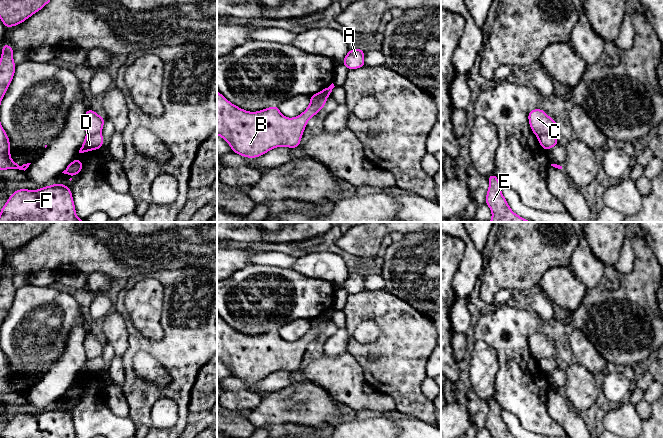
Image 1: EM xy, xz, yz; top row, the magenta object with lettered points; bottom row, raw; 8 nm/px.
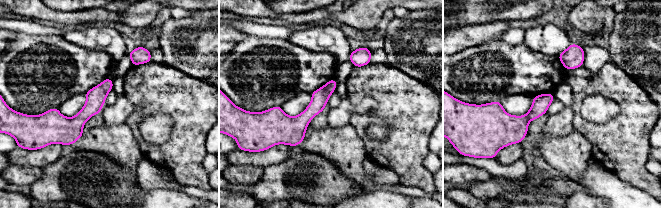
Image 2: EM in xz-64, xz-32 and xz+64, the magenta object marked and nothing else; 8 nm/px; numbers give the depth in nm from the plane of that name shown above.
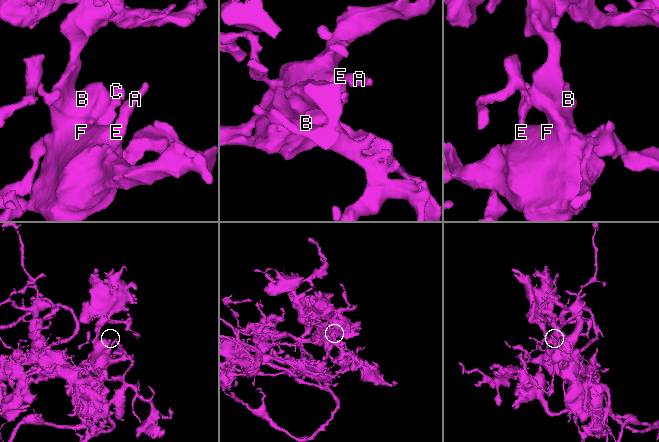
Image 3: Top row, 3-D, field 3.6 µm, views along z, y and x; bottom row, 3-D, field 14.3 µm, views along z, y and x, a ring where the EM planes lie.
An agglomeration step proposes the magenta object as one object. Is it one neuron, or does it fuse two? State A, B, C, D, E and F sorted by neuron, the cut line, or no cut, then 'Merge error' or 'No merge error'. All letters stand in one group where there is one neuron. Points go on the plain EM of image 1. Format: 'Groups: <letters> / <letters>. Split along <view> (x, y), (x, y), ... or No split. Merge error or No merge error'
Groups: A B C E F / D. Split along xz (326, 321), (322, 321), (319, 324), (319, 333). Merge error

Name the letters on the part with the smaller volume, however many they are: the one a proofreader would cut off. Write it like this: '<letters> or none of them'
D

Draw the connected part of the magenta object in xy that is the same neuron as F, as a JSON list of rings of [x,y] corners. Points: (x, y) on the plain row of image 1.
[[[55,406],[38,414],[15,414],[0,438],[76,438],[76,434],[71,414]]]

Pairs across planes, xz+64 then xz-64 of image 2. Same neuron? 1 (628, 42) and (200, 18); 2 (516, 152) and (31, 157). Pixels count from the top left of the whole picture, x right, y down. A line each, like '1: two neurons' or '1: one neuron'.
1: one neuron
2: one neuron

